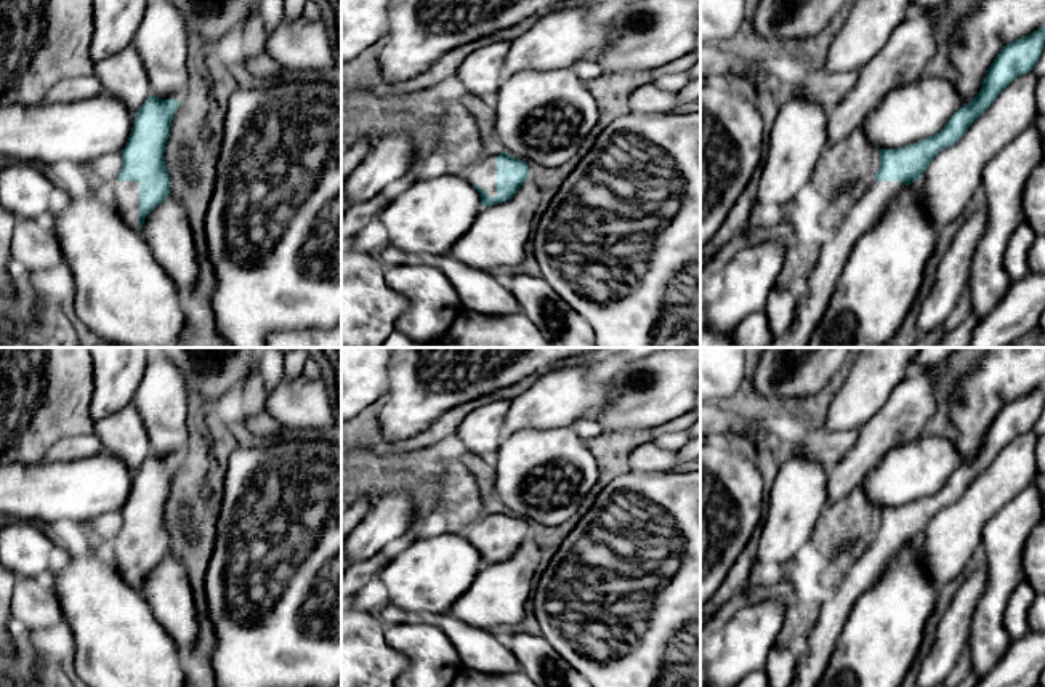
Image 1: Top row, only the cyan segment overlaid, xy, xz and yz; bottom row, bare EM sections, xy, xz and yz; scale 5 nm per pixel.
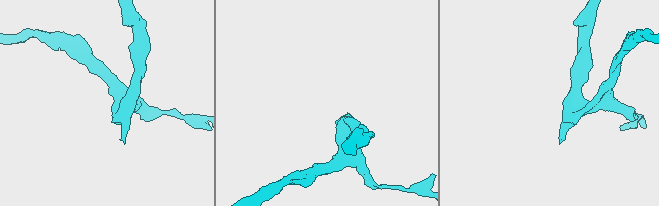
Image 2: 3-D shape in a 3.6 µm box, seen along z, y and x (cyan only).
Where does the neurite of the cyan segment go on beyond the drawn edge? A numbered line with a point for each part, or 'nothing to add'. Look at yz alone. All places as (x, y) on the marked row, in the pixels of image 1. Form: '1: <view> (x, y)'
1: yz (880, 196)

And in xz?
1: xz (484, 173)

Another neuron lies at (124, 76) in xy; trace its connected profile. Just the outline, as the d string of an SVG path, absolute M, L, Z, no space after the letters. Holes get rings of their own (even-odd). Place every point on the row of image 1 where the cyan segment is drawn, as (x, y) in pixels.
M133 45L95 64L103 91L120 99L135 115L152 94L147 70Z

